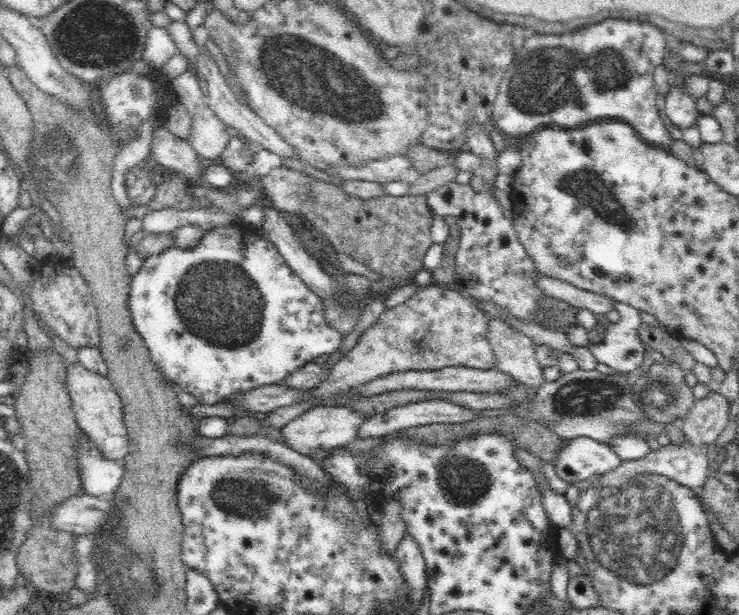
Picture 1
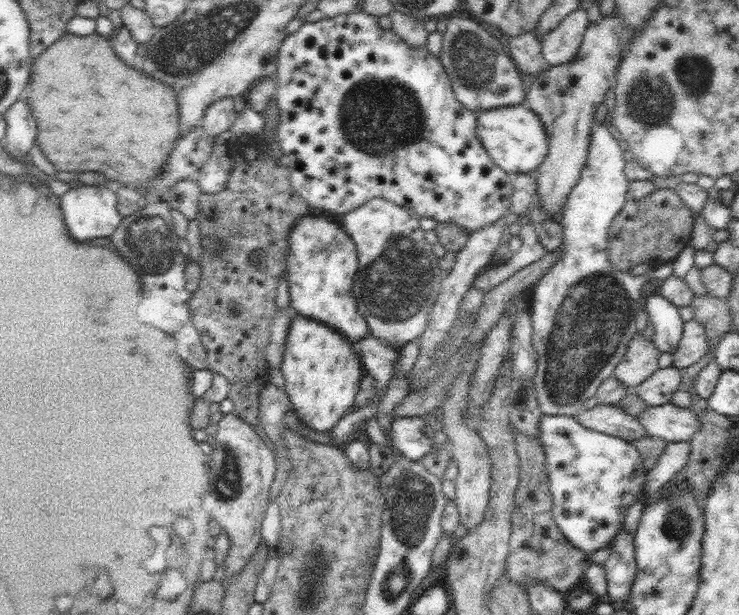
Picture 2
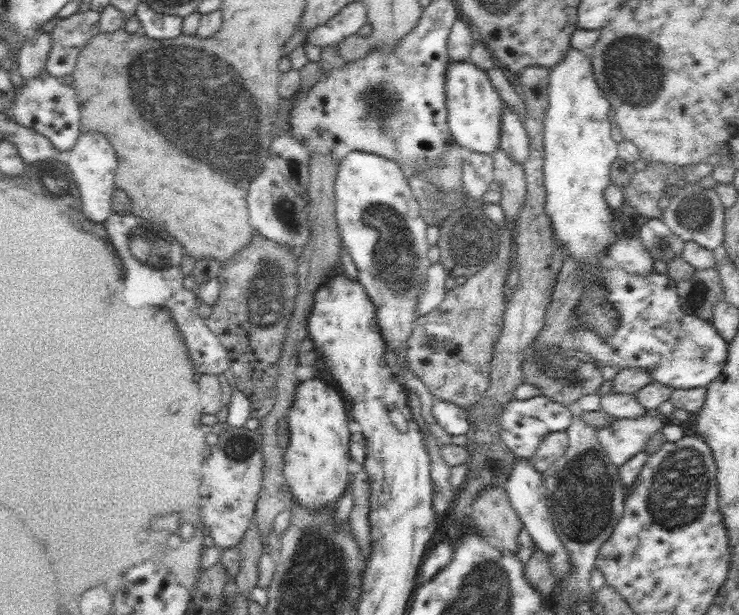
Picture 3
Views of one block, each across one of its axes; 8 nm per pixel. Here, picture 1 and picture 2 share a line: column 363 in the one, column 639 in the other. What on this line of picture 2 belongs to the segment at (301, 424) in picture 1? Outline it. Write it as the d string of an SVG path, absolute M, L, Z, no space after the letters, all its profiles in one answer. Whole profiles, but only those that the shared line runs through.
M671 402L646 406L637 418L648 435L666 443L689 442L701 425L698 415L690 407L679 407Z

